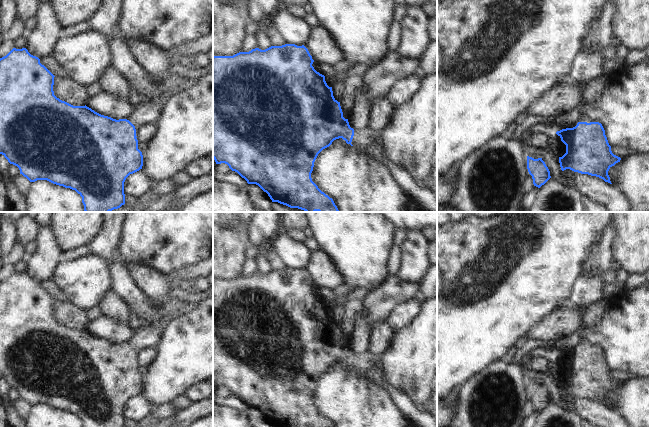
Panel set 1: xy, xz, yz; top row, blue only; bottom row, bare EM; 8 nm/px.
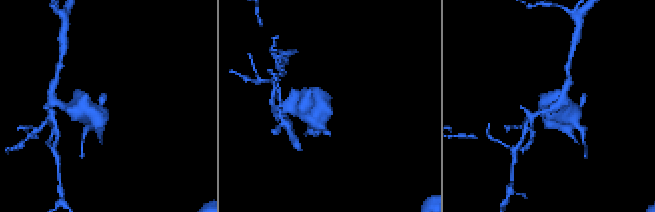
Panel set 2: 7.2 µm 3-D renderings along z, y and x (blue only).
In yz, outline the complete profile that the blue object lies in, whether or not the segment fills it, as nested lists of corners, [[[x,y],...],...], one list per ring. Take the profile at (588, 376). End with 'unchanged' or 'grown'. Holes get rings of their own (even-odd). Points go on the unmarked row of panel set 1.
[[[581,338],[575,351],[562,353],[556,358],[566,369],[566,377],[559,381],[562,395],[570,393],[612,408],[608,395],[621,382],[612,377],[601,347]]]; grown

